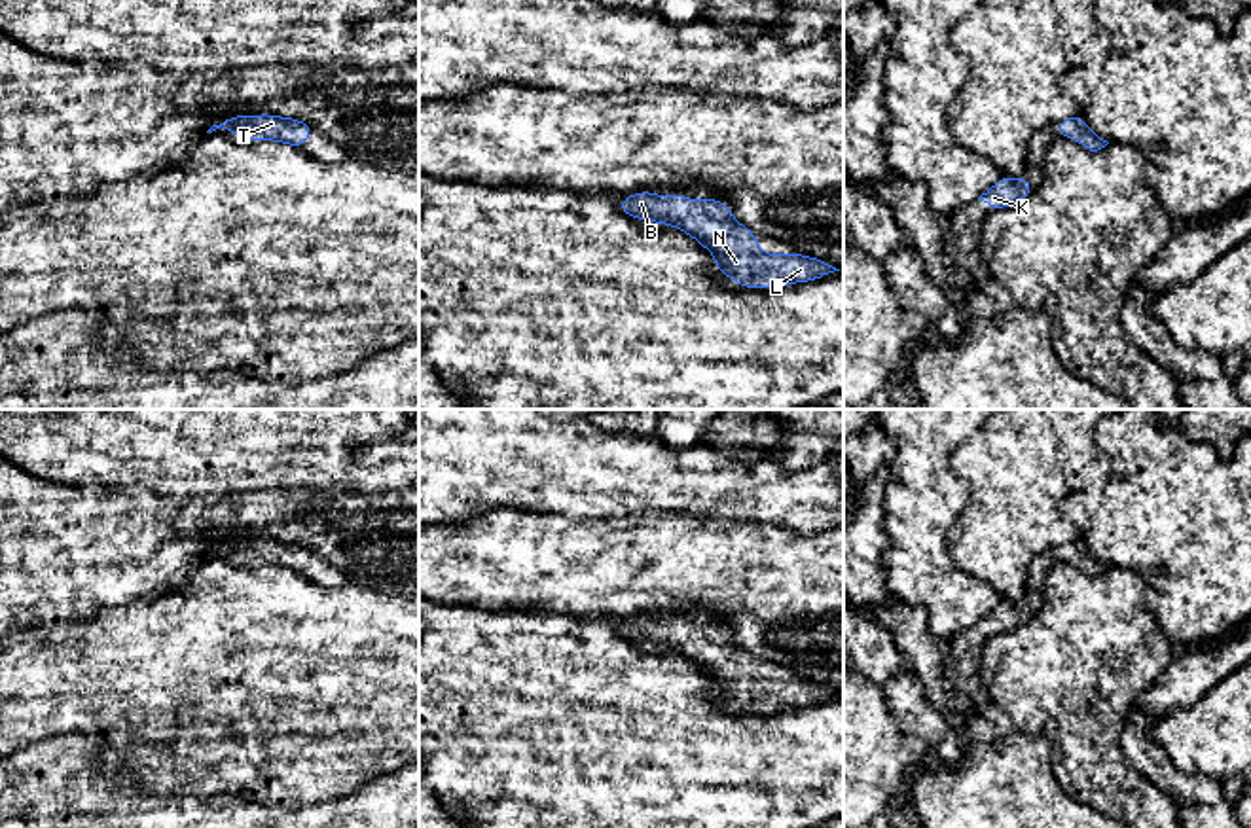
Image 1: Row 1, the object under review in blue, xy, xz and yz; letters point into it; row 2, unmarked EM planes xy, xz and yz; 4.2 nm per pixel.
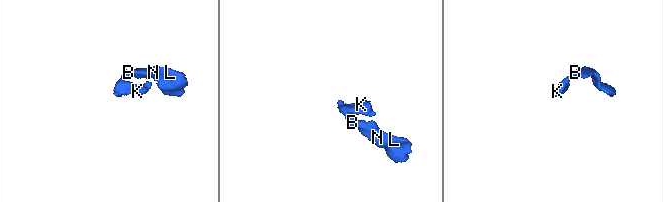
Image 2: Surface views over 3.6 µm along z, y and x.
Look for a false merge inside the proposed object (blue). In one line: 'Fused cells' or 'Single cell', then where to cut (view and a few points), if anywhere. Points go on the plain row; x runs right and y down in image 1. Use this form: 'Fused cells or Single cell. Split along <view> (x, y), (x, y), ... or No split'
Single cell. No split

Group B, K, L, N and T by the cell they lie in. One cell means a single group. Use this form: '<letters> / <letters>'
B K L N T

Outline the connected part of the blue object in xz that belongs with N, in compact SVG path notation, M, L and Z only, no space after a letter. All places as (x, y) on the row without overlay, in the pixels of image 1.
M637 616L616 627L637 644L669 648L692 659L703 673L713 676L715 692L735 705L741 712L781 712L840 695L823 684L804 678L764 678L758 675L754 656L739 650L720 623L692 625L686 620L663 621Z

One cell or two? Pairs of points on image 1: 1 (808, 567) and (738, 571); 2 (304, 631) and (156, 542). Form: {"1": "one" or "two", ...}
{"1": "one", "2": "two"}

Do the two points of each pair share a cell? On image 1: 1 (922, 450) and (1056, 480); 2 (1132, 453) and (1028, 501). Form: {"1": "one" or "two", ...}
{"1": "two", "2": "two"}

